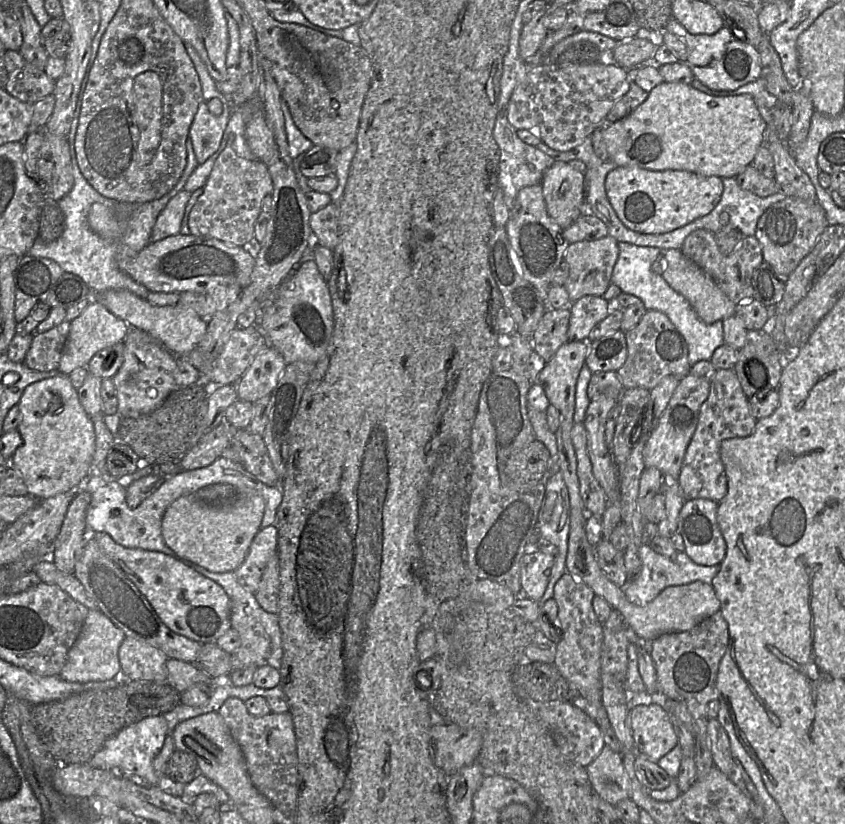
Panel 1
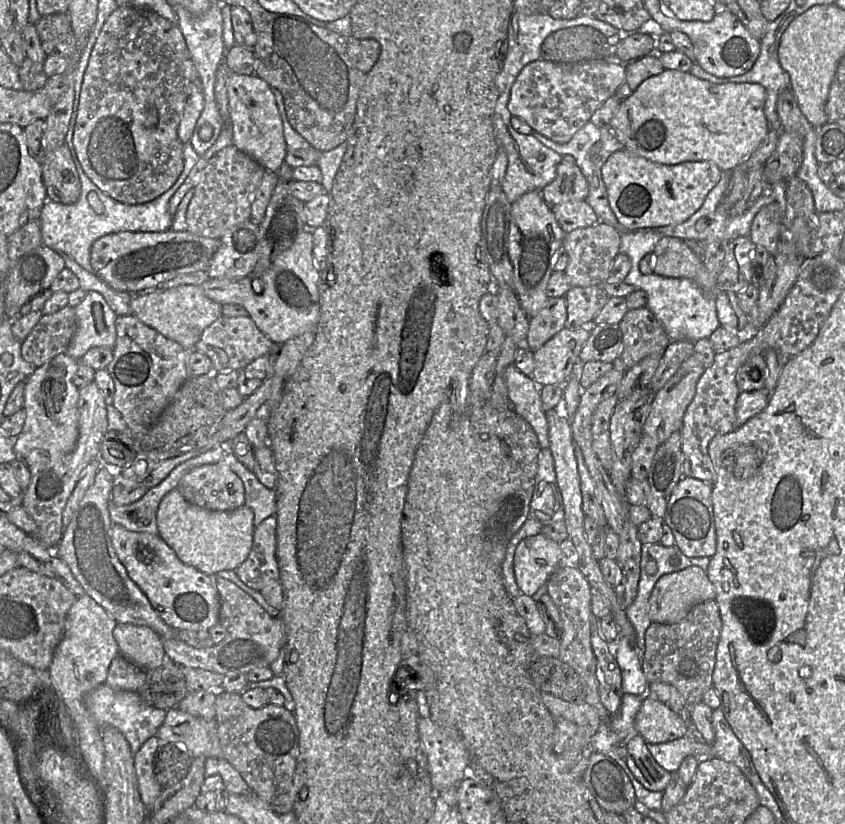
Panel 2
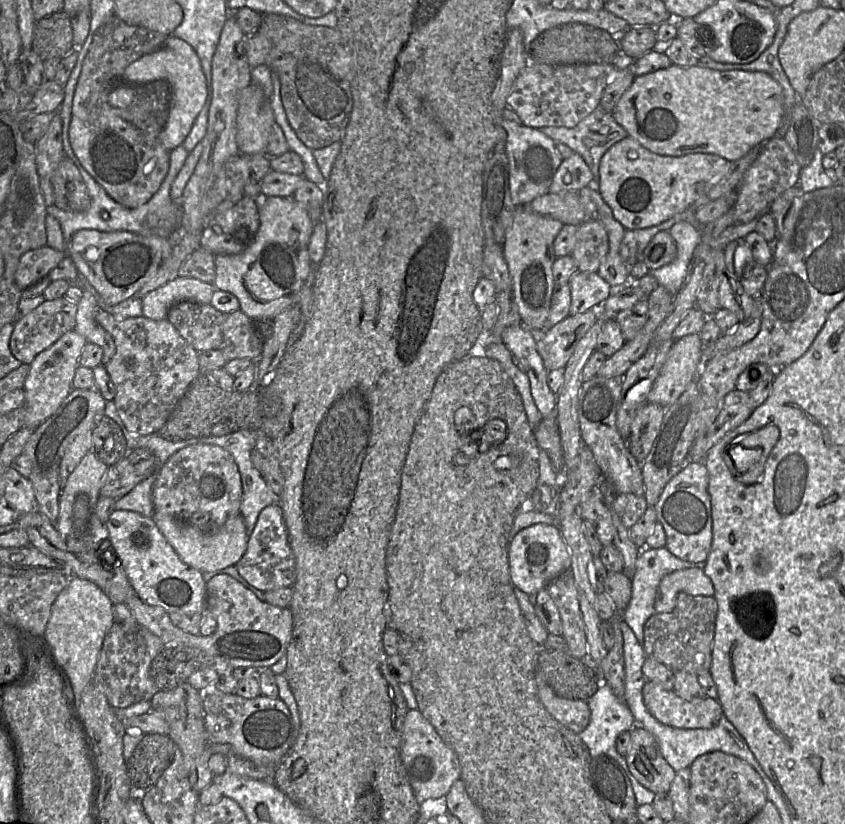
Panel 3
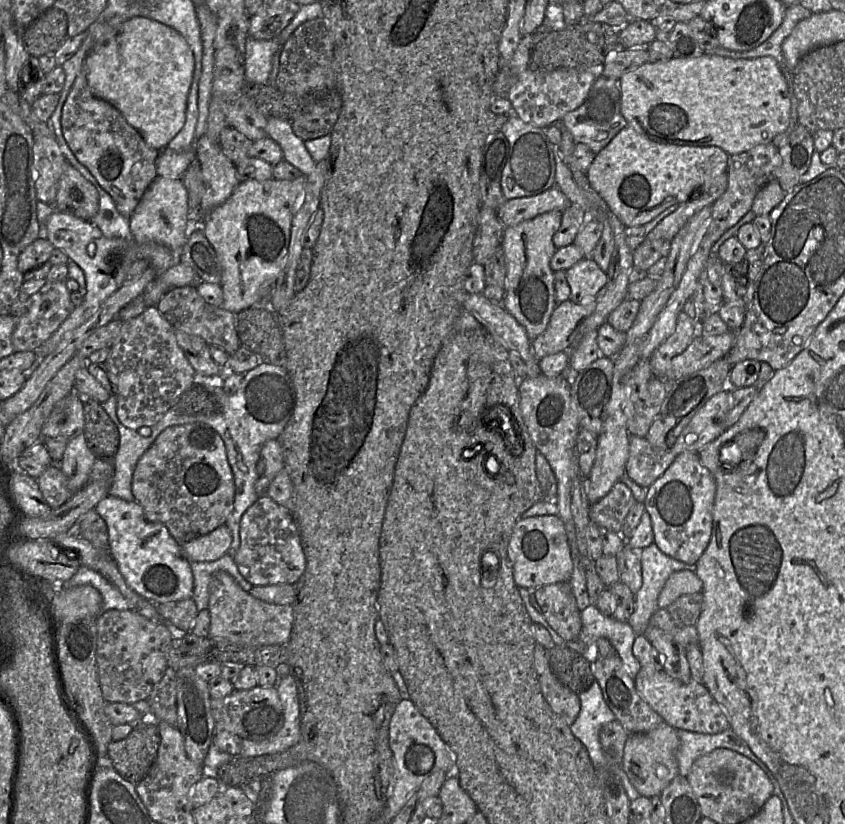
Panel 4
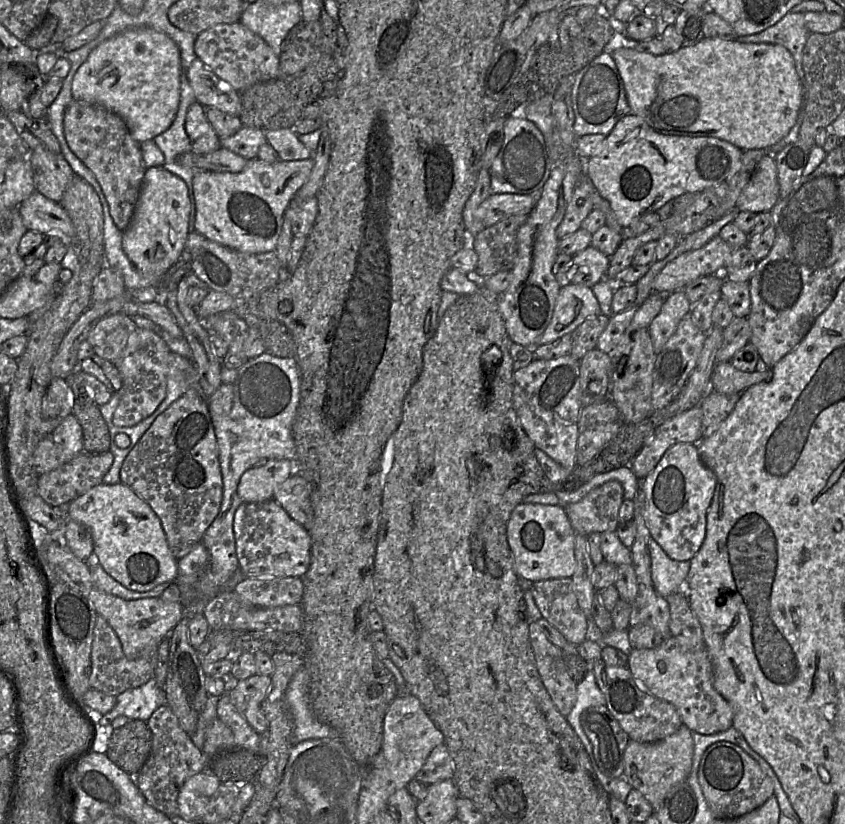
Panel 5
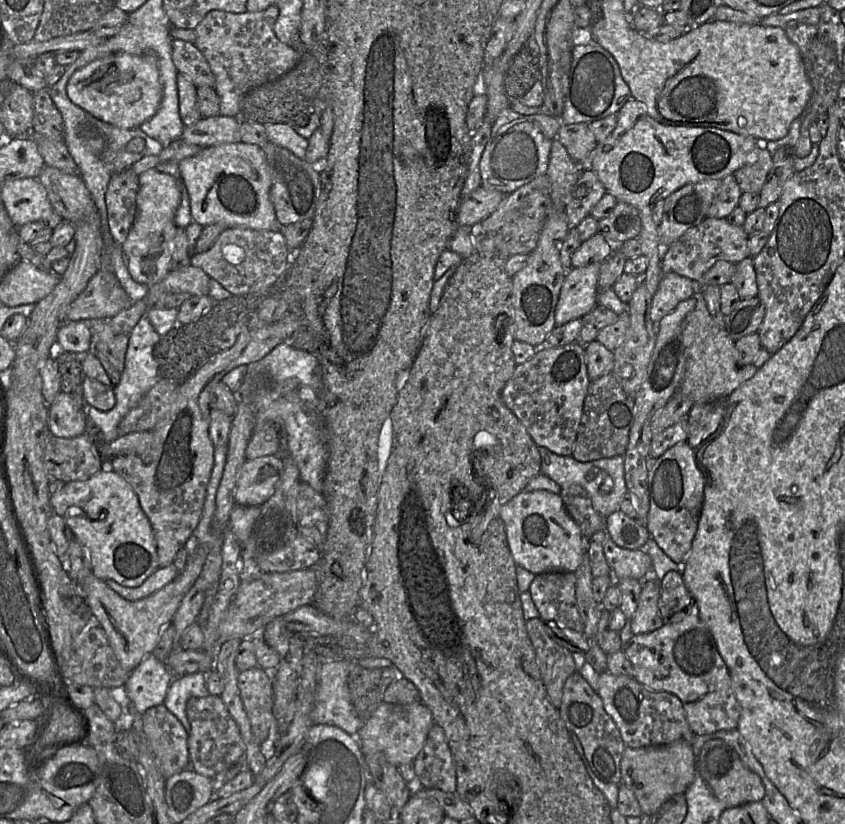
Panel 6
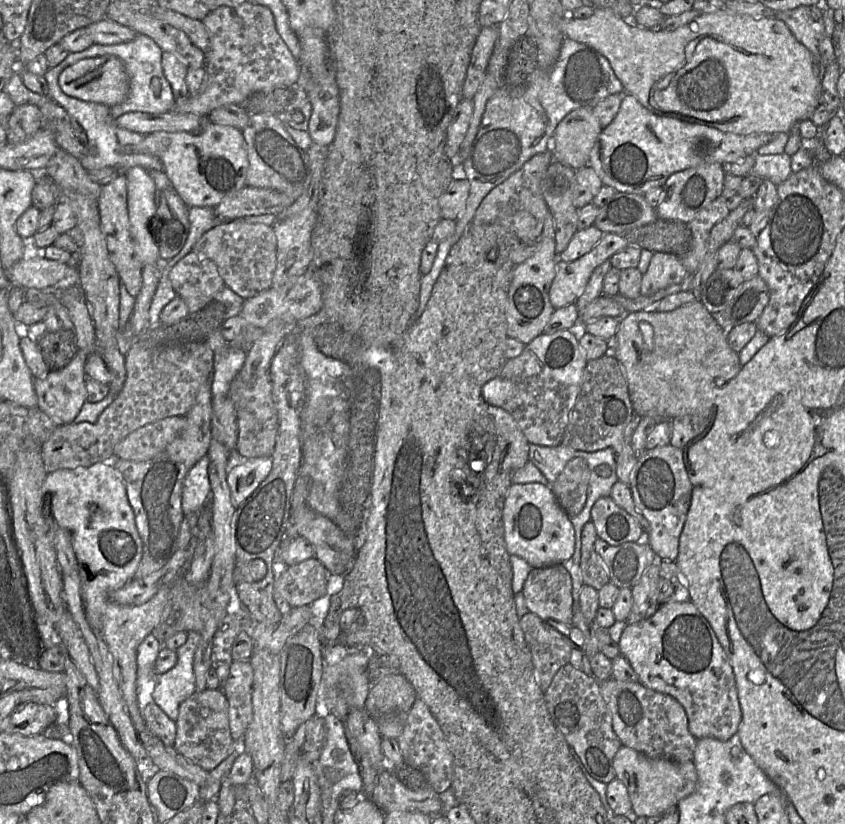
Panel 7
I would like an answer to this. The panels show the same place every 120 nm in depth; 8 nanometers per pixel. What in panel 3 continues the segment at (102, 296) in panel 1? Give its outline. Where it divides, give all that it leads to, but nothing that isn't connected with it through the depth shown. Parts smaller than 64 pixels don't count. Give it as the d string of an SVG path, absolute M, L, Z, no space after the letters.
M177 276L141 297L142 315L152 320L167 318L169 309L181 301L211 304L215 287L196 278Z

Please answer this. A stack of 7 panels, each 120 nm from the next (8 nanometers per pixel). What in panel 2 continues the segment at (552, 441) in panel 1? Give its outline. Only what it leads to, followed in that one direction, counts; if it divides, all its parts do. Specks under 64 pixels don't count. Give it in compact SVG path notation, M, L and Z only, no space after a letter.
M511 364L506 368L504 379L508 388L509 399L515 411L530 424L538 437L540 448L550 448L549 426L542 406L540 386L531 377L523 374L515 364Z

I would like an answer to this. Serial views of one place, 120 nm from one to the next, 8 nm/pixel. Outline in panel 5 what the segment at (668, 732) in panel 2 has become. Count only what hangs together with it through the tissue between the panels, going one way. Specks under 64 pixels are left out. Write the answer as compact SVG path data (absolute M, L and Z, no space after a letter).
M670 636L658 647L633 649L628 655L628 668L643 689L676 707L683 725L691 732L712 735L733 726L733 709L714 688L712 663L705 648L685 649Z

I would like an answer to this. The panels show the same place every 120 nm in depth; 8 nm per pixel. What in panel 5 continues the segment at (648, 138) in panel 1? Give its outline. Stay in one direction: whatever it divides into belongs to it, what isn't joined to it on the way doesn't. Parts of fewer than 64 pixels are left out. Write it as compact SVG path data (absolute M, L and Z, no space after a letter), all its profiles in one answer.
M704 37L697 44L677 51L653 55L634 46L611 51L622 78L631 113L641 116L663 134L716 137L739 149L768 150L795 125L802 103L802 83L791 53L782 45L747 43L718 37Z

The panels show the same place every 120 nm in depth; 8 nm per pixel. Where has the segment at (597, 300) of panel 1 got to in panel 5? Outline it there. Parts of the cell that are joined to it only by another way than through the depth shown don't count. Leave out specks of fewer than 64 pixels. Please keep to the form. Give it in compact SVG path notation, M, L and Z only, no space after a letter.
M592 245L573 256L570 281L574 284L593 286L606 278L609 258Z

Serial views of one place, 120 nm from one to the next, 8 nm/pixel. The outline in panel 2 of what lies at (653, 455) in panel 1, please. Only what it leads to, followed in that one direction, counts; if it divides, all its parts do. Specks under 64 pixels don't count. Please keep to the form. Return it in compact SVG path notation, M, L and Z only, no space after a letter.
M695 354L682 363L675 375L656 393L650 413L643 426L643 435L652 437L660 445L674 432L682 429L685 413L695 396L698 381L705 370L705 366Z

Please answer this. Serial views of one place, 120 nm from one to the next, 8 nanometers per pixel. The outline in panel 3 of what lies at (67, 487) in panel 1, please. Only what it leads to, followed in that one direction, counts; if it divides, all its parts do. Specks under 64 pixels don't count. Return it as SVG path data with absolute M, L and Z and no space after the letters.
M72 329L34 358L29 366L29 373L23 386L26 410L23 427L36 430L57 411L71 390L74 389L72 381L85 344L86 339Z

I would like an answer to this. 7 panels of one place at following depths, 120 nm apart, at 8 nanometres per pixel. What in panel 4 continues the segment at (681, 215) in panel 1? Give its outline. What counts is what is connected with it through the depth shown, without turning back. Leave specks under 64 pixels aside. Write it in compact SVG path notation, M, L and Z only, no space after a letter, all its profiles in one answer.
M627 125L597 155L595 155L594 160L587 171L587 177L592 188L605 200L611 211L618 217L626 228L630 228L635 226L643 226L652 221L668 207L672 205L680 205L695 197L693 194L707 191L722 174L726 174L728 159L729 155L719 147L680 146L658 143L645 137L636 131L632 126Z

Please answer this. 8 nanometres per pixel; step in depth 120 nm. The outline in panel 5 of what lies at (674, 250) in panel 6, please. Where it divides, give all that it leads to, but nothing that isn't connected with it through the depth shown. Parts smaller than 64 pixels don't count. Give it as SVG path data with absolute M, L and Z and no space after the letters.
M718 235L699 249L684 252L668 262L652 283L655 292L684 289L693 280L712 274L722 274L732 260L734 247Z

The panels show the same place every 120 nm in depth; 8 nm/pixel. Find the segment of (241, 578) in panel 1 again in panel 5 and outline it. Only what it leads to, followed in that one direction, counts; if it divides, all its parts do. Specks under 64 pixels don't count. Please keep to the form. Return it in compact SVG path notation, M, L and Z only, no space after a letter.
M274 499L243 502L234 514L233 530L239 569L245 577L302 577L311 557L311 537Z

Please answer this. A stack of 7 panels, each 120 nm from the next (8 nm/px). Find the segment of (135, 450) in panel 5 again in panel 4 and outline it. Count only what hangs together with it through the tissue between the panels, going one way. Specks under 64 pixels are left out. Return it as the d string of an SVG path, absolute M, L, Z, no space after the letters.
M204 422L163 430L138 460L131 486L146 518L164 524L180 546L225 525L234 506L235 484L224 443Z

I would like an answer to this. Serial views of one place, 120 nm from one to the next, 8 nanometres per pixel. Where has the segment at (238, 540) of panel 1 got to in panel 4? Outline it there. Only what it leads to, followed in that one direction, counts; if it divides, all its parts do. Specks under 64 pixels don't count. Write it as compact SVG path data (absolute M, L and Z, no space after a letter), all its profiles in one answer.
M223 525L206 535L186 542L181 548L189 562L209 562L227 554L231 541L231 532Z

